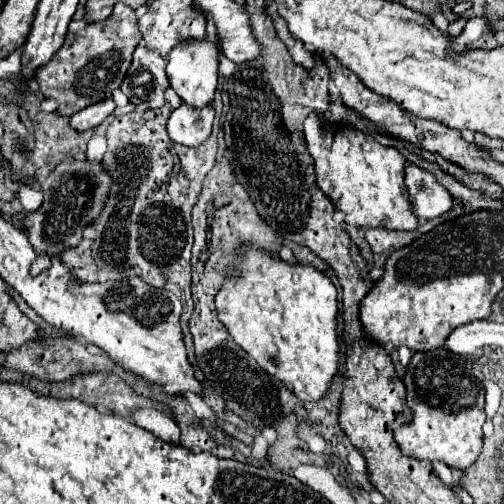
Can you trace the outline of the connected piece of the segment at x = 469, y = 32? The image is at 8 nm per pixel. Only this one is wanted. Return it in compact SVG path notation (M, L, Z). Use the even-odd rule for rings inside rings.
M470 18L468 24L464 26L462 34L452 40L452 44L450 44L452 52L460 54L466 50L474 50L474 48L486 48L488 34L492 34L492 30L484 18Z

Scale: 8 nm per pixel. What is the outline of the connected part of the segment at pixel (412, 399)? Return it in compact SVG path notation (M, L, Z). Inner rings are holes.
M438 348L430 352L416 352L412 356L406 368L404 386L408 406L414 414L410 424L394 432L404 456L430 462L438 460L458 470L470 468L480 456L482 426L486 422L482 378L476 376L464 358Z

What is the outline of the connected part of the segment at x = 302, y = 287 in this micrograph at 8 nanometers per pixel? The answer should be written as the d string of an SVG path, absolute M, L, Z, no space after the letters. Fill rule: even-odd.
M242 242L236 248L236 272L216 294L218 320L270 376L292 384L300 400L320 400L338 370L336 288L314 266L284 262L272 252Z

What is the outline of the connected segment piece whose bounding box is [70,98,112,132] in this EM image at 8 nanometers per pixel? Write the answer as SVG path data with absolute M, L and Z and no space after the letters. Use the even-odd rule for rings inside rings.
M106 98L98 104L92 104L90 108L84 108L80 112L76 112L72 118L70 118L70 124L74 130L78 132L84 132L84 130L90 130L90 128L96 128L106 116L112 114L112 98Z

